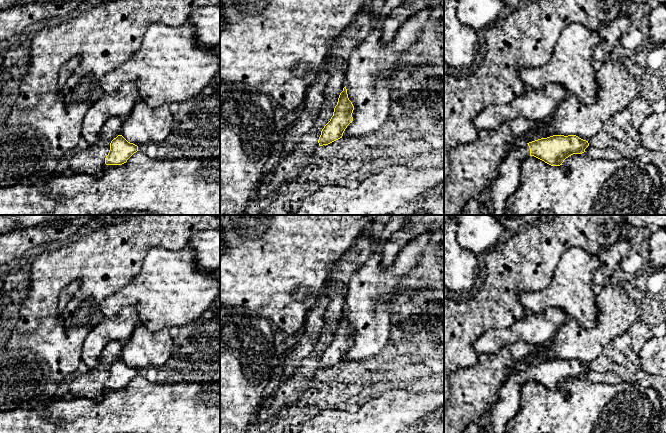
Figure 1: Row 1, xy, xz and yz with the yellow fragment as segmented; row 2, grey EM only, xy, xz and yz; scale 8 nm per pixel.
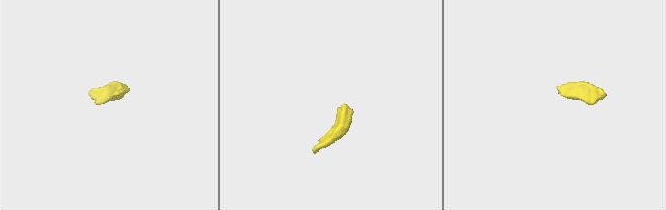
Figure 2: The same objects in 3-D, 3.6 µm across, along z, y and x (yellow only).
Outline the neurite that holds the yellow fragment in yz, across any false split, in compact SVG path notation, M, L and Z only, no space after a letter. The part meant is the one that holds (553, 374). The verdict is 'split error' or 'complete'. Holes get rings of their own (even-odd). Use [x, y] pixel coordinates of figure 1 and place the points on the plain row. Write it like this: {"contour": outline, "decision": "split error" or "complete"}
{"contour": "M553 359L512 373L500 390L500 398L490 410L495 433L505 433L507 423L518 413L523 385L534 380L551 390L560 390L573 378L582 378L588 365L576 359Z", "decision": "split error"}

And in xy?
{"contour": "M118 359L110 367L110 374L105 382L106 389L122 389L138 375L138 370Z", "decision": "complete"}

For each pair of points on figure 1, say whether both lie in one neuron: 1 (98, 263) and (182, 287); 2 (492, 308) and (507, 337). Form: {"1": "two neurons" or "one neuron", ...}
{"1": "two neurons", "2": "two neurons"}

